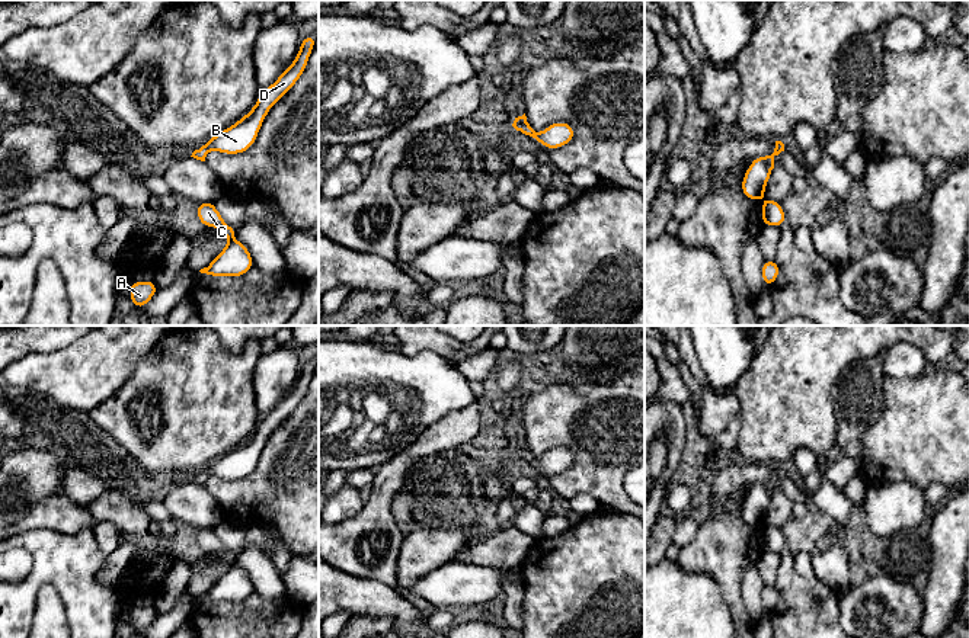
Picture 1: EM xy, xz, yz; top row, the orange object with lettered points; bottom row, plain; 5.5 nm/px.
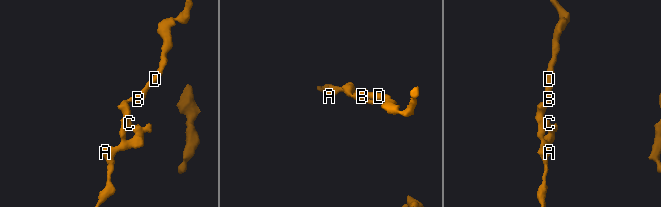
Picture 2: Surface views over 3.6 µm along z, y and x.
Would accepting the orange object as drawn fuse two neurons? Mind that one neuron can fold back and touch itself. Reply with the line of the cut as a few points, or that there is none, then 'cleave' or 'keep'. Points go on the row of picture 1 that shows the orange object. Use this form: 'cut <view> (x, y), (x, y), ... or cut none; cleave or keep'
cut none; keep

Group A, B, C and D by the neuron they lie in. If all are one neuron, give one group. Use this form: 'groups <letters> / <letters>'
groups A B C D

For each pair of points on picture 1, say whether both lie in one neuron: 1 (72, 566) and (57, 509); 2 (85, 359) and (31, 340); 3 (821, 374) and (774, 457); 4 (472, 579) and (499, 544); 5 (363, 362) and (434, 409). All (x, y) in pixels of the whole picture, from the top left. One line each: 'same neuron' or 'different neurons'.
1: different neurons
2: different neurons
3: same neuron
4: different neurons
5: same neuron

